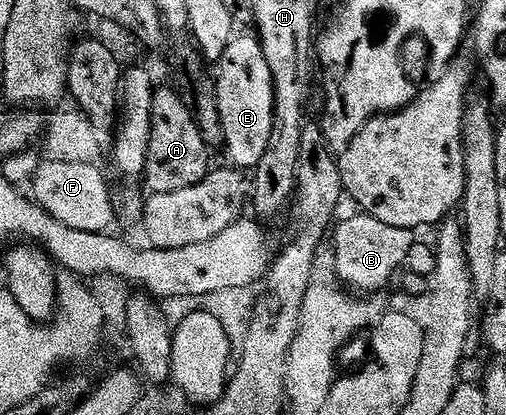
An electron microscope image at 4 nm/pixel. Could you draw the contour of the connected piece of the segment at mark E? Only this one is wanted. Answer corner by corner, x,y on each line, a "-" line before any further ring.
257,37
231,38
224,56
216,64
218,70
218,107
220,108
220,120
224,128
224,150
230,153
230,158
235,167
255,168
260,164
264,154
268,152
270,141
274,139
274,80
268,66
268,60
262,51
261,41

